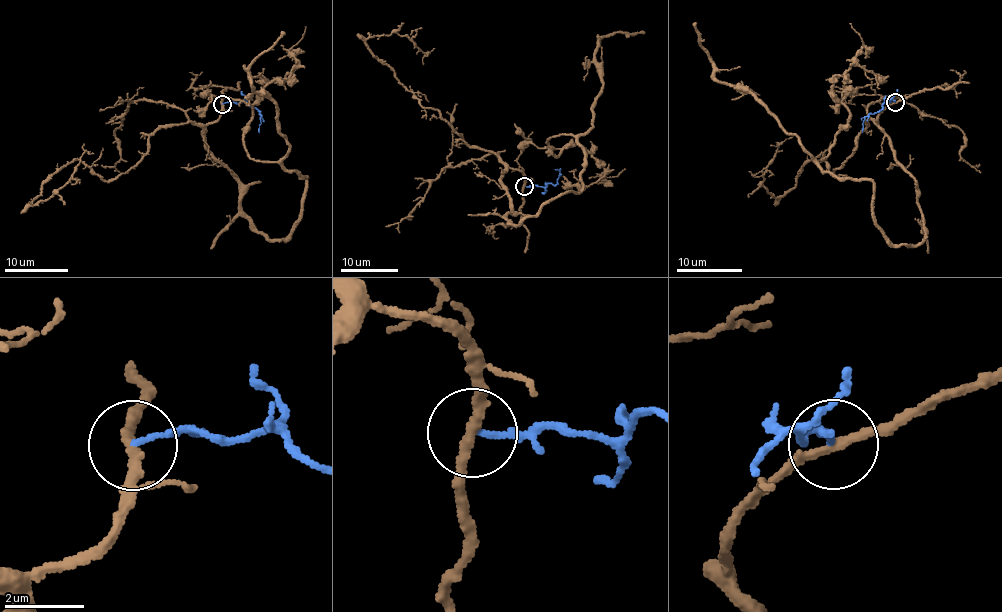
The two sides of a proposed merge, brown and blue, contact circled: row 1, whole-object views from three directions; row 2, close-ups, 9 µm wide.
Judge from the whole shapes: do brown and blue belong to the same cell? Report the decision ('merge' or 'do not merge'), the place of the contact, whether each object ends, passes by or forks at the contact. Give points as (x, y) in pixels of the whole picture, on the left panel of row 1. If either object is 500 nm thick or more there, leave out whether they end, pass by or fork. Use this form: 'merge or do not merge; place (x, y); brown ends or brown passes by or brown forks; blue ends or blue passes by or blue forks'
do not merge; place (222, 104); brown passes by; blue ends

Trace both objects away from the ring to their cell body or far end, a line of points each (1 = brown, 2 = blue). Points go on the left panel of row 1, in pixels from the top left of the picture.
1: (222, 103), (207, 151), (284, 239), (306, 178), (244, 137), (296, 66), (263, 68)
2: (222, 103), (246, 102), (258, 108), (261, 118), (258, 133)

